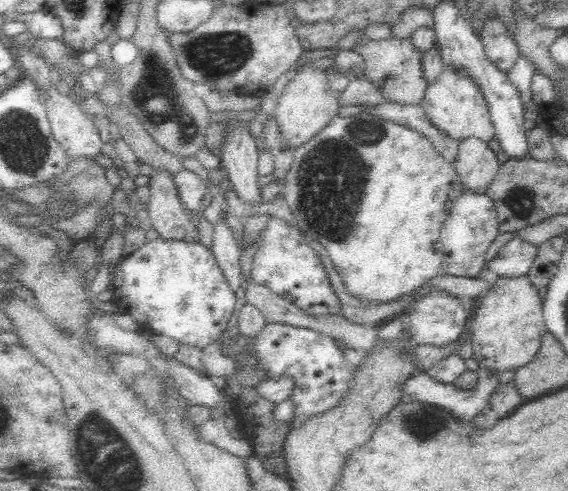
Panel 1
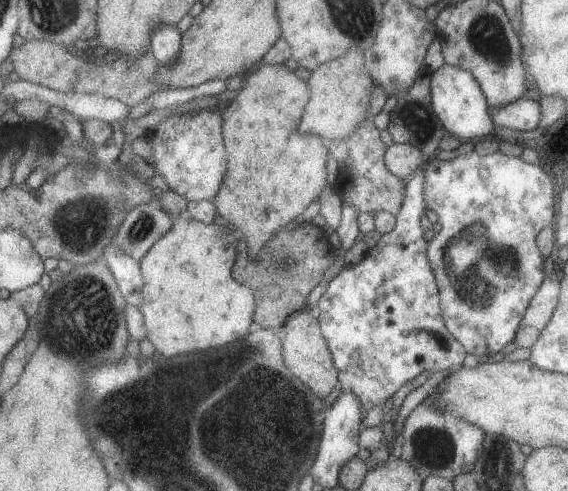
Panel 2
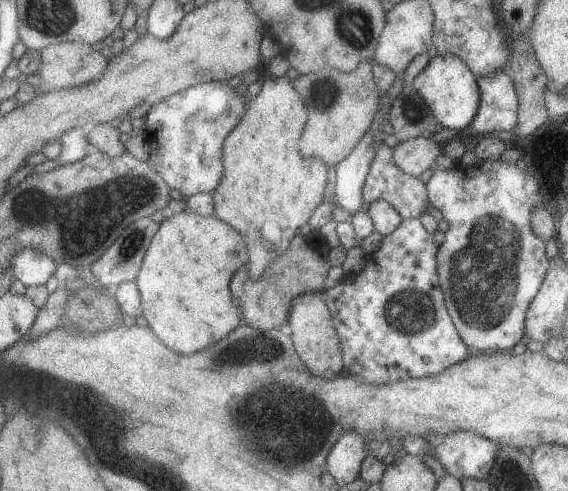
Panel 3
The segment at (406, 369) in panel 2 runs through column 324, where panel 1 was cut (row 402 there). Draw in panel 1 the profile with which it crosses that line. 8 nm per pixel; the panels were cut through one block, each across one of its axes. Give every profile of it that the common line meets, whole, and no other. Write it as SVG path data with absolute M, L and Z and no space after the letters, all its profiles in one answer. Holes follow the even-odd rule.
M267 322L256 337L256 355L270 376L288 374L296 377L296 388L292 392L294 405L291 426L299 425L313 414L331 407L349 383L352 371L346 367L346 356L335 343L335 339L308 327L297 327L284 323Z

